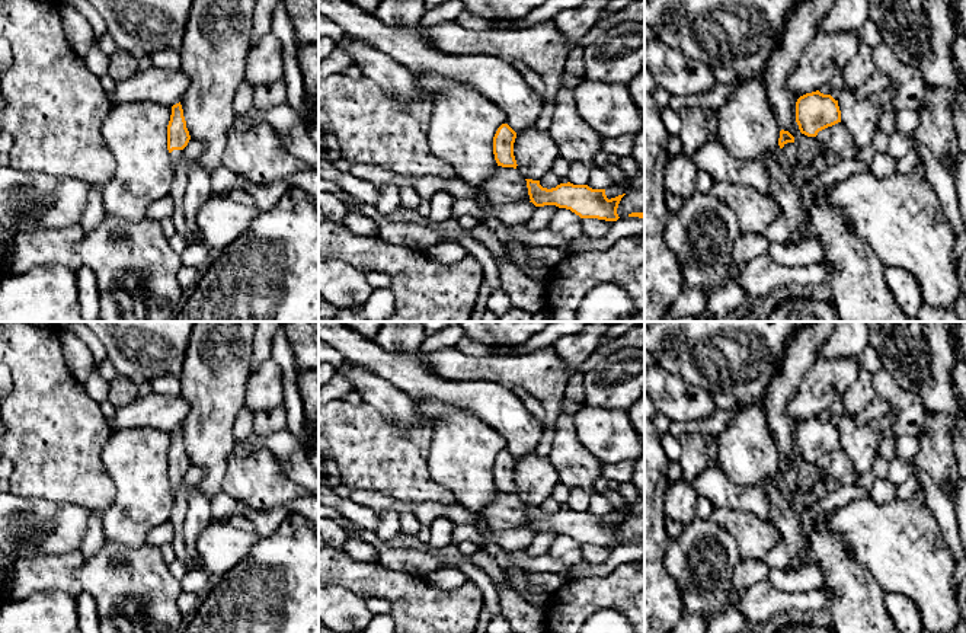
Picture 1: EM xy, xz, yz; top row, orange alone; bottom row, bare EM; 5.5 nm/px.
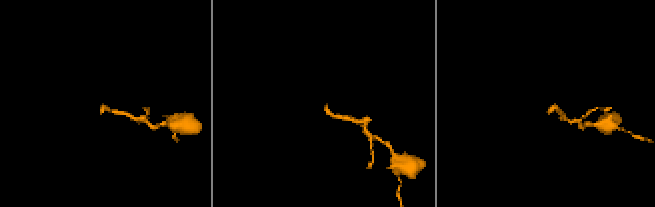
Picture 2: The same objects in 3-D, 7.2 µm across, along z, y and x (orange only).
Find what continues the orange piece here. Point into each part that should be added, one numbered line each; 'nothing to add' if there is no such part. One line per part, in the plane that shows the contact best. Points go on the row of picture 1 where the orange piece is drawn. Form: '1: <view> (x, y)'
1: xy (176, 154)

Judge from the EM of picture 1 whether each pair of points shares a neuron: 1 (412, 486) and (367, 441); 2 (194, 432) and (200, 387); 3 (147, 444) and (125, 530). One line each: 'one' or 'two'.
1: one
2: one
3: one

